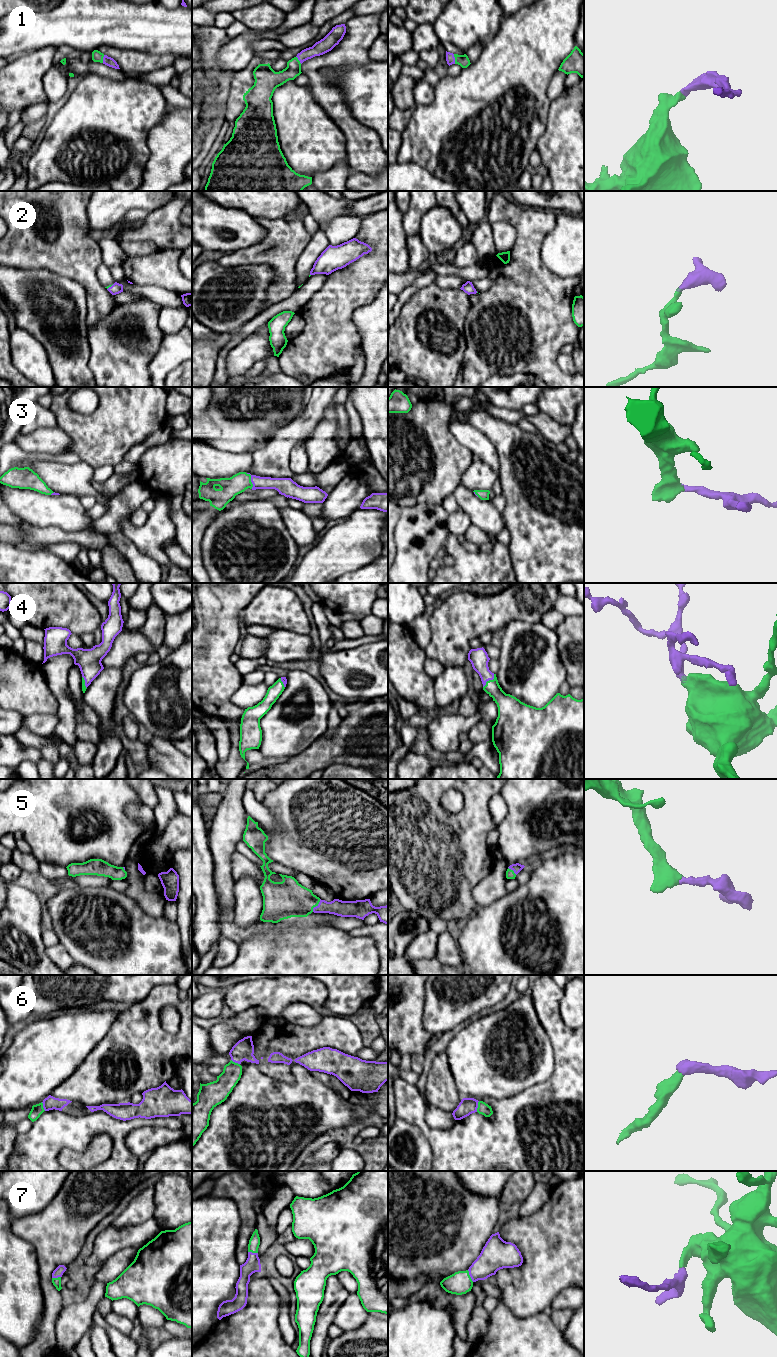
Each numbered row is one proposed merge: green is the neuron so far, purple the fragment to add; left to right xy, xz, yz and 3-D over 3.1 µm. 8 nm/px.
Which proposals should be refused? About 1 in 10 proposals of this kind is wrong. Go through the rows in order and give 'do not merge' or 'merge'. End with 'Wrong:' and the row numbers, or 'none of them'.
1: merge
2: merge
3: merge
4: merge
5: merge
6: merge
7: merge
Wrong: none of them

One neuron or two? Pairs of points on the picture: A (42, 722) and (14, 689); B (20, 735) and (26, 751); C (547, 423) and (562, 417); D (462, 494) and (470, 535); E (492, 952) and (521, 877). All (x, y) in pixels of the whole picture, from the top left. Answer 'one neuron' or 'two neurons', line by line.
A: two neurons
B: two neurons
C: two neurons
D: two neurons
E: two neurons

